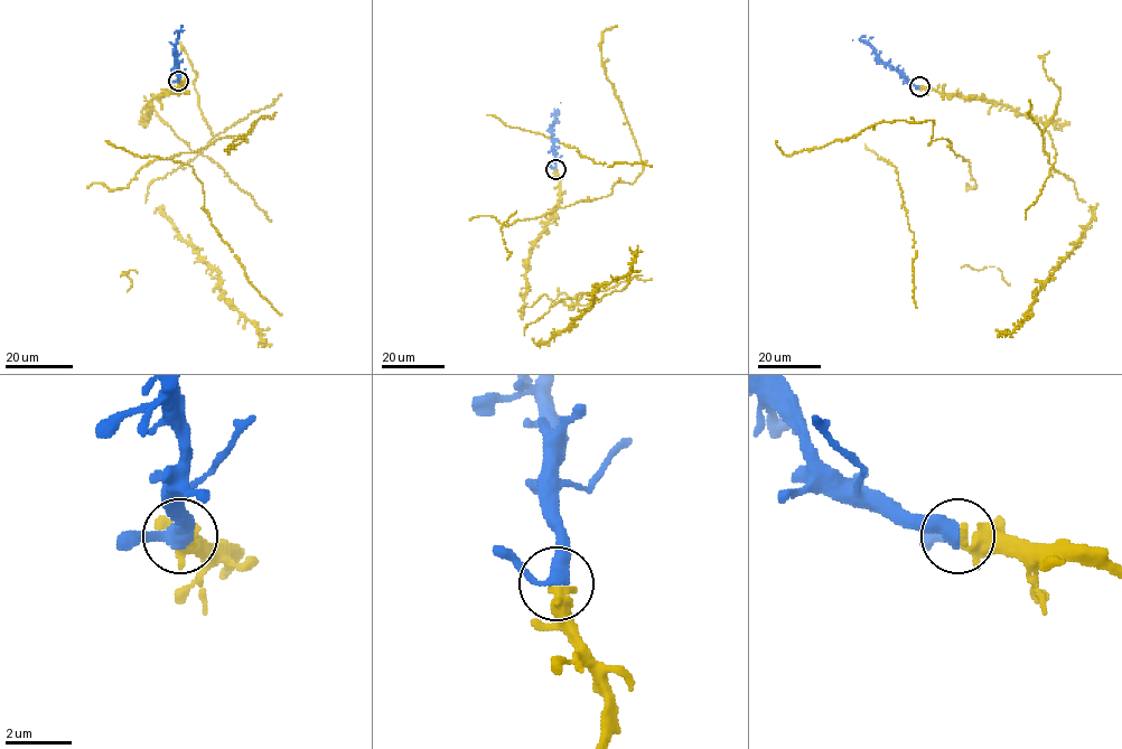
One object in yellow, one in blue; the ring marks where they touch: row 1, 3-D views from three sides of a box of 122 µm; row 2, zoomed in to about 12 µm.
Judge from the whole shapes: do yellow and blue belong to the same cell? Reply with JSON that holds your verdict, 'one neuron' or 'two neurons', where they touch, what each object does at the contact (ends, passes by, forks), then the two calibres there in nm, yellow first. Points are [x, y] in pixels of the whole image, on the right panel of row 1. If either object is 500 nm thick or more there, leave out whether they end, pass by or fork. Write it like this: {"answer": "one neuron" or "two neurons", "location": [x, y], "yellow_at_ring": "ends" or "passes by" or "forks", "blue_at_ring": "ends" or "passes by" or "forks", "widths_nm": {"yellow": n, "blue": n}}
{"answer": "one neuron", "location": [919, 86], "yellow_at_ring": "ends", "blue_at_ring": "passes by", "widths_nm": {"yellow": 420, "blue": 400}}

